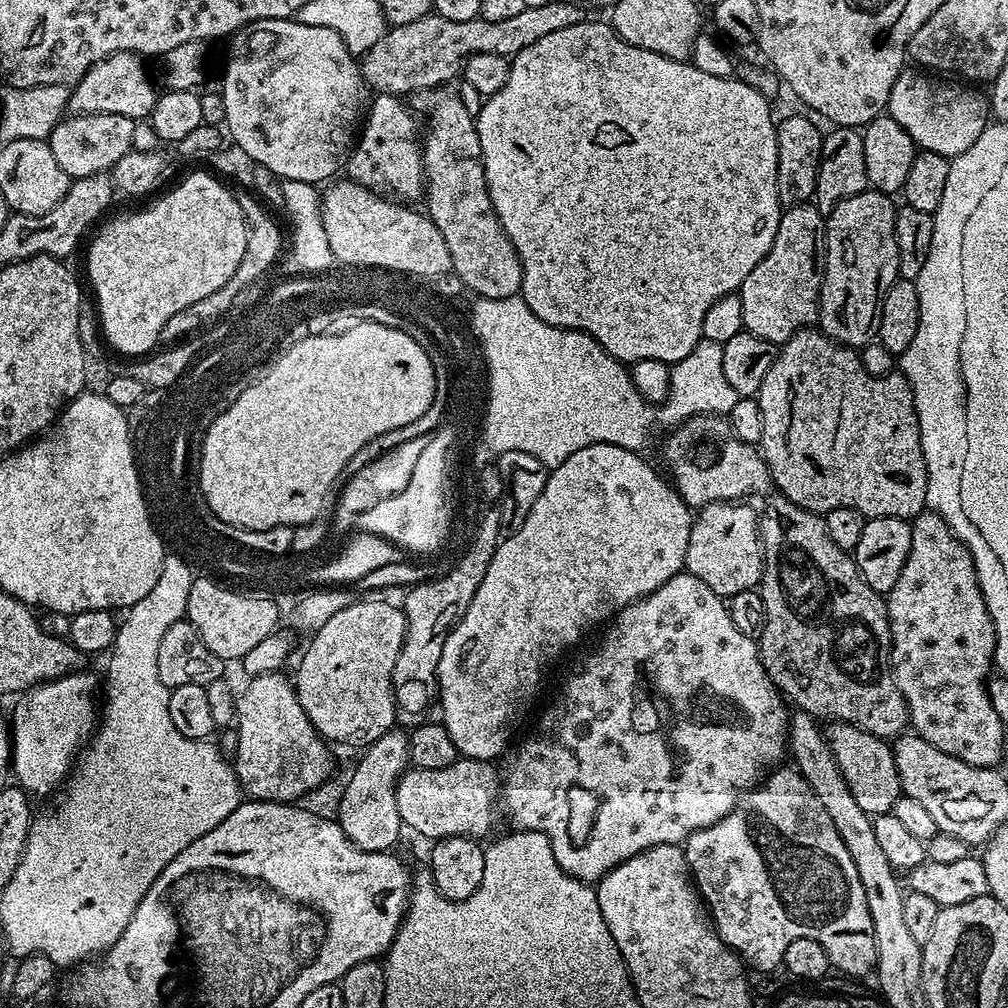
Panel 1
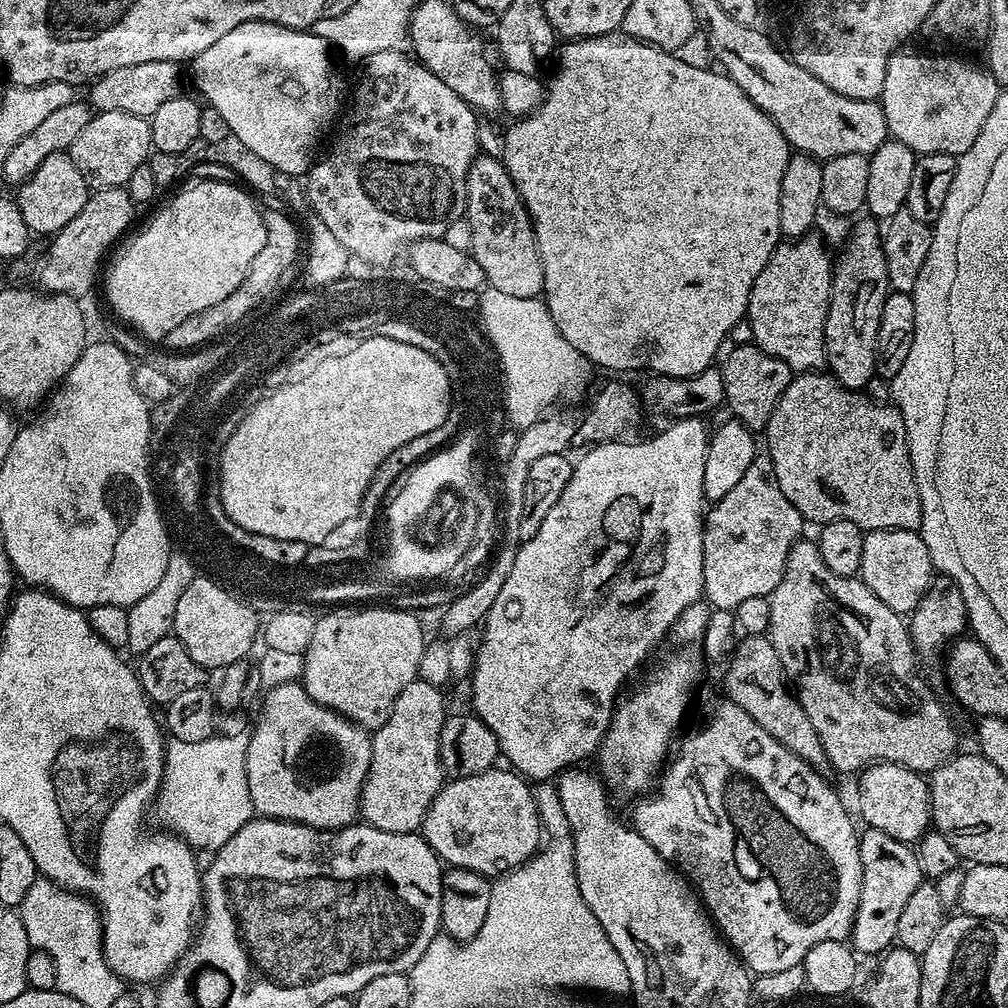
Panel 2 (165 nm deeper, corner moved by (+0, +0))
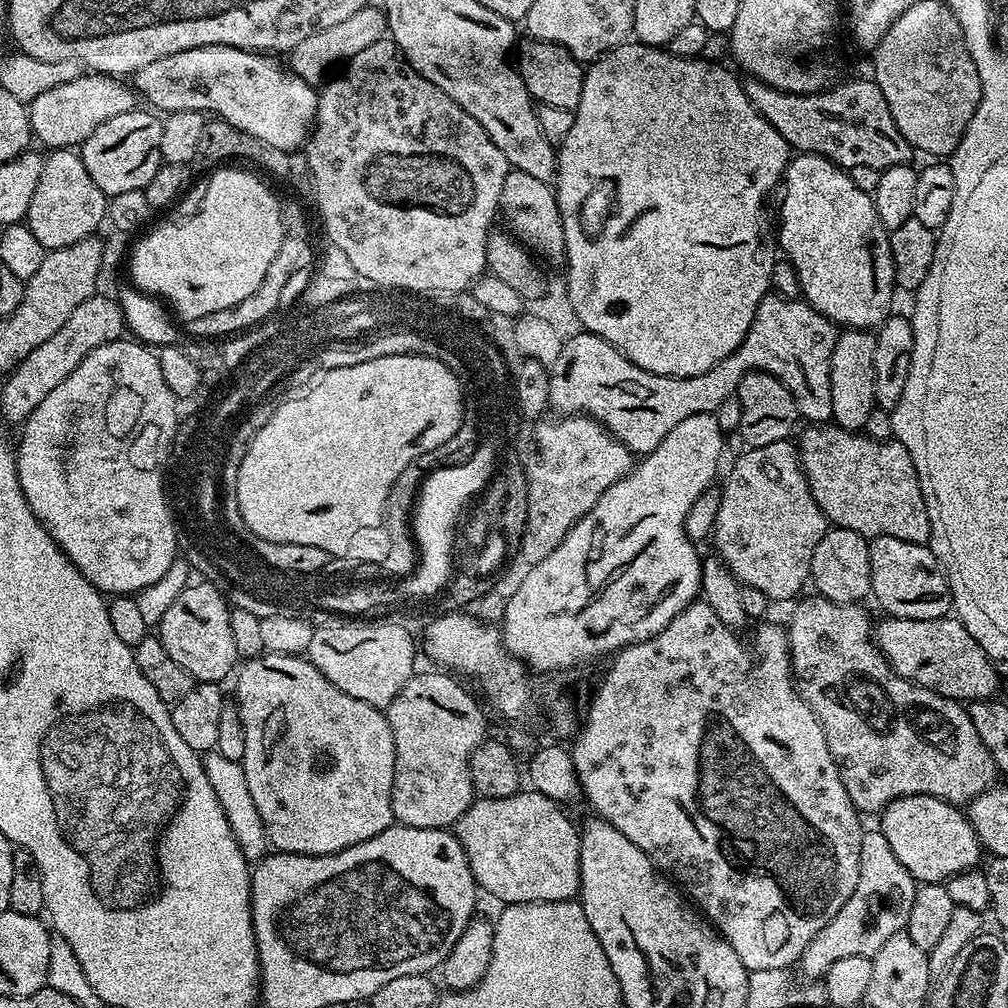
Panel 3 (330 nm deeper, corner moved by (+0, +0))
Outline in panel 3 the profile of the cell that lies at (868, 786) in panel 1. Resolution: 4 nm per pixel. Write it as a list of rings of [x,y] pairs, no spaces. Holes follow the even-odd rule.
[[[899,796],[879,813],[878,831],[890,842],[890,850],[920,884],[944,884],[959,872],[975,869],[980,863],[980,840],[967,815],[957,805],[937,796]]]

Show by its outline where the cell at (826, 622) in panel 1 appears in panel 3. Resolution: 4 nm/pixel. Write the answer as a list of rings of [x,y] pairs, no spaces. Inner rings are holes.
[[[812,594],[809,600],[803,600],[801,599],[795,605],[795,607],[797,606],[796,613],[793,614],[792,621],[786,624],[788,649],[792,655],[792,675],[796,682],[797,692],[810,706],[810,710],[816,715],[818,722],[822,726],[822,734],[826,738],[826,746],[830,746],[830,754],[840,771],[842,786],[846,786],[846,794],[850,794],[852,804],[857,812],[861,814],[867,814],[867,812],[879,814],[884,811],[885,806],[890,802],[894,802],[899,796],[913,796],[914,794],[937,796],[938,799],[947,800],[950,804],[964,806],[978,794],[982,794],[997,783],[996,763],[994,758],[990,758],[990,750],[986,750],[986,746],[982,743],[982,738],[978,738],[978,730],[974,730],[974,722],[970,722],[967,707],[959,700],[951,700],[945,696],[939,696],[934,690],[922,688],[919,684],[912,684],[906,678],[899,676],[888,664],[888,659],[881,654],[880,647],[876,645],[874,620],[871,620],[863,612],[863,607],[860,604],[830,602],[819,594]]]

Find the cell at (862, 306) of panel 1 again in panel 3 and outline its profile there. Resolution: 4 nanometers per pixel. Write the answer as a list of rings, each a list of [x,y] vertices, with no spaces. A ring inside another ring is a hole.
[[[849,328],[841,331],[836,338],[834,354],[830,358],[830,402],[832,403],[832,420],[840,428],[858,432],[866,426],[866,414],[876,407],[874,398],[874,350],[876,337],[863,328]]]

